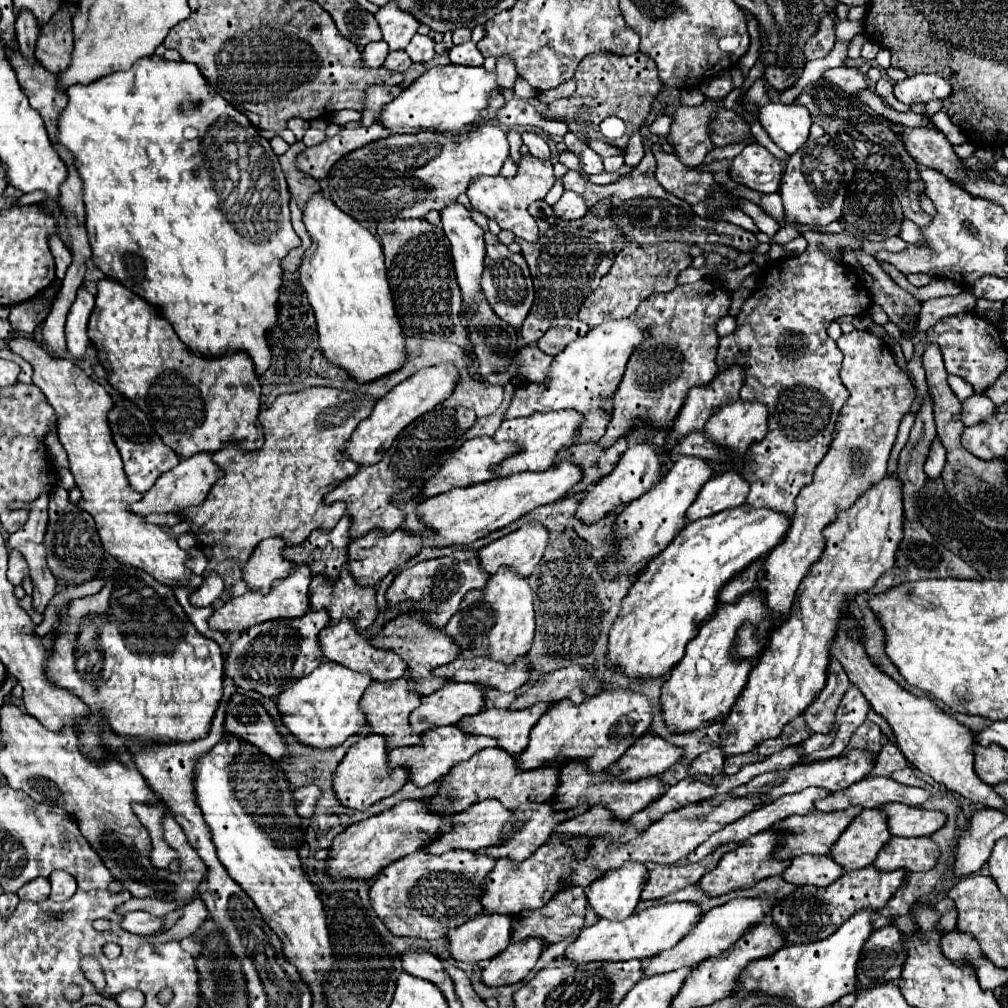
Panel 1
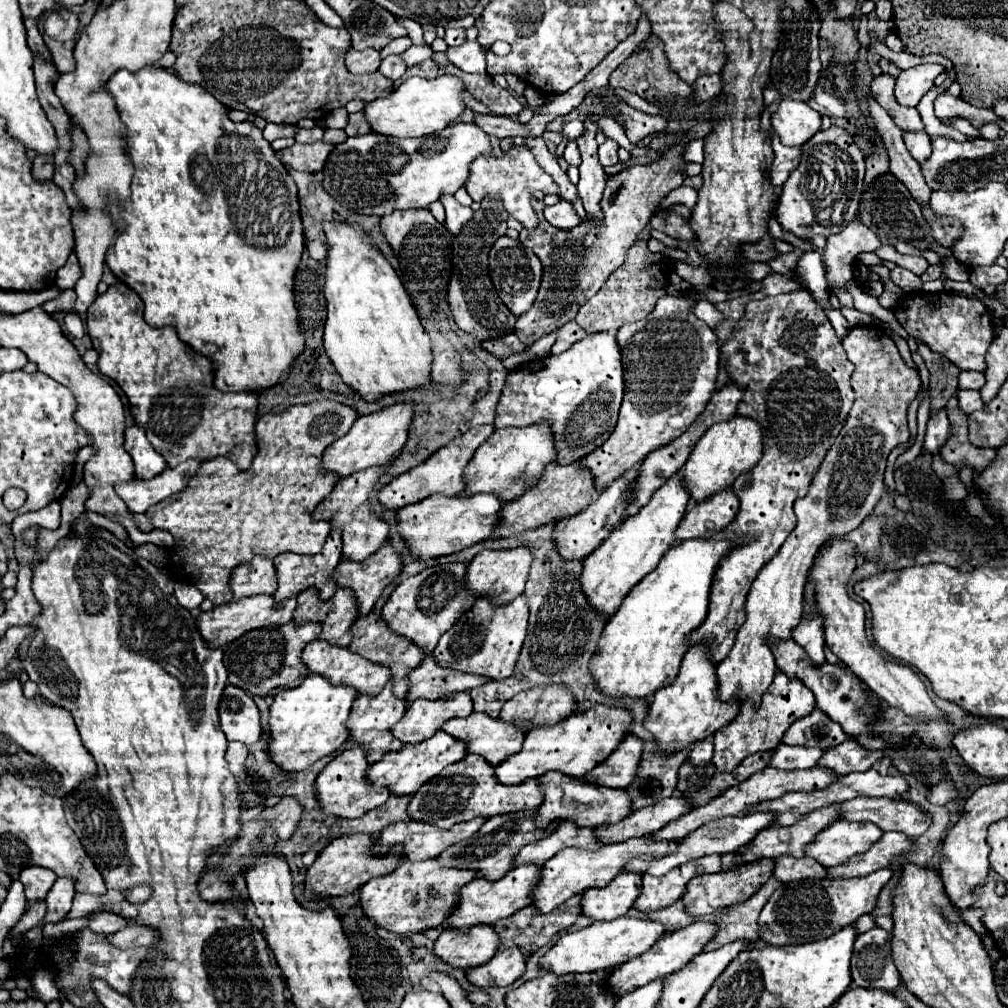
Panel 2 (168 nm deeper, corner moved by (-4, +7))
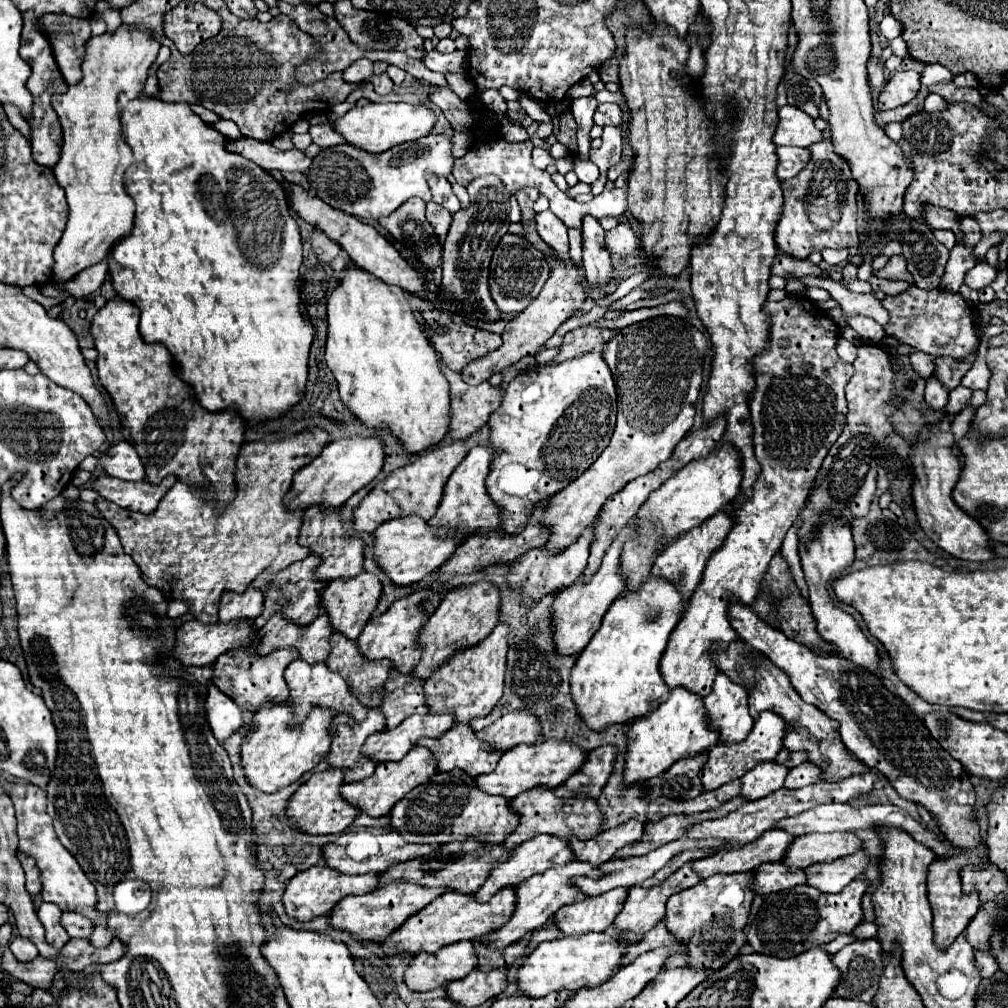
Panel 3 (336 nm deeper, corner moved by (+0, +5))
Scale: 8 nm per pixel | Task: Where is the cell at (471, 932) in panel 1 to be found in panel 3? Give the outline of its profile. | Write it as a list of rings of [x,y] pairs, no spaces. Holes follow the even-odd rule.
[[[459,941],[439,949],[437,953],[419,953],[405,971],[405,985],[411,991],[433,991],[451,981],[463,979],[475,969],[475,953],[471,941]]]

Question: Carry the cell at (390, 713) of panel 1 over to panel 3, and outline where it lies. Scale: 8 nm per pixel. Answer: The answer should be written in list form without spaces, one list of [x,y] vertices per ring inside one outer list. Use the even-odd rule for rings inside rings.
[[[369,709],[363,723],[349,723],[349,721],[351,721],[349,717],[335,715],[335,719],[331,721],[331,735],[333,735],[331,751],[325,757],[325,761],[331,767],[345,769],[343,783],[363,781],[373,775],[375,763],[361,755],[361,745],[369,735],[385,727],[383,713],[379,713],[377,709]]]

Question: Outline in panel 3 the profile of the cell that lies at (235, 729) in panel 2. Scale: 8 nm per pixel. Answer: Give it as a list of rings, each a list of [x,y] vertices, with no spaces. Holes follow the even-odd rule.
[[[213,683],[207,687],[205,713],[217,741],[225,741],[241,727],[241,709]]]

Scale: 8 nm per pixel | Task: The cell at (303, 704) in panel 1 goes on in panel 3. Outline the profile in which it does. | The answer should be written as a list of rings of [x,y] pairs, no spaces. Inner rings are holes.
[[[287,703],[255,711],[249,725],[249,735],[241,745],[241,767],[245,779],[249,785],[263,793],[277,793],[283,787],[299,781],[303,773],[311,771],[329,753],[329,723],[335,717],[329,709],[311,709],[307,719],[299,727],[289,727],[291,717],[291,707]]]

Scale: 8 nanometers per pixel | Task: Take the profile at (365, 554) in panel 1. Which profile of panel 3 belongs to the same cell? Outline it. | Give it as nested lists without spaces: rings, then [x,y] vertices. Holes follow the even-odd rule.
[[[363,571],[361,575],[357,575],[353,579],[335,579],[335,581],[331,581],[321,591],[319,597],[321,597],[321,607],[325,609],[331,627],[337,633],[345,635],[347,639],[353,639],[355,641],[359,637],[359,633],[363,631],[365,623],[369,621],[371,613],[377,607],[377,601],[381,597],[381,583],[379,583],[379,579],[373,573],[365,573]]]

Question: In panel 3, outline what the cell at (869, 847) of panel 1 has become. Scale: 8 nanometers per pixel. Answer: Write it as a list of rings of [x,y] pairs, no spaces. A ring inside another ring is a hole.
[[[813,833],[801,835],[791,841],[785,851],[783,863],[793,869],[807,869],[813,863],[831,863],[839,857],[851,855],[861,847],[857,835],[843,833]]]

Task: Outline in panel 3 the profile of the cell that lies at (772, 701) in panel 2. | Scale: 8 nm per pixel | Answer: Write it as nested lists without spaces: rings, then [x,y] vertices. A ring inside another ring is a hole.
[[[763,711],[761,717],[755,721],[749,737],[741,743],[731,743],[731,745],[715,745],[709,751],[709,761],[703,769],[703,773],[699,773],[699,779],[703,783],[705,791],[713,791],[733,779],[743,777],[747,771],[751,771],[753,767],[757,767],[759,763],[765,761],[773,761],[777,757],[777,753],[783,747],[783,733],[785,733],[785,721],[769,711]]]

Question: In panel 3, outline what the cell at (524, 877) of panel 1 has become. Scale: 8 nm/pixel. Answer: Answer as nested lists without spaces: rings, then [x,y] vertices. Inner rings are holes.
[[[503,889],[495,893],[487,903],[477,903],[473,895],[447,891],[441,897],[437,897],[431,905],[421,909],[421,913],[415,913],[411,919],[407,919],[395,933],[385,937],[381,941],[381,949],[387,957],[399,953],[409,953],[409,955],[435,953],[445,945],[465,941],[465,939],[473,941],[483,937],[485,933],[503,927],[511,919],[513,909],[515,909],[515,889]]]

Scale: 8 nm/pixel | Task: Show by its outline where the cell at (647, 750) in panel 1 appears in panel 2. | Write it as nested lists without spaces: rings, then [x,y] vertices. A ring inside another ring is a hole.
[[[627,735],[627,739],[623,739],[623,743],[615,749],[615,753],[611,753],[583,779],[591,783],[603,783],[607,787],[627,787],[635,781],[641,755],[643,755],[643,739],[639,739],[637,735]]]

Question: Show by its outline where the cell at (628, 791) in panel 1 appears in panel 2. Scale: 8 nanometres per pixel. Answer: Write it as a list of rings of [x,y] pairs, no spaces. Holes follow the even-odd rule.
[[[547,771],[545,775],[539,777],[539,783],[545,793],[545,801],[537,809],[537,819],[535,819],[539,827],[547,827],[555,819],[571,819],[579,827],[599,827],[599,825],[619,823],[631,811],[631,793],[627,789],[611,789],[603,785],[585,783],[583,779],[575,779],[559,771]]]

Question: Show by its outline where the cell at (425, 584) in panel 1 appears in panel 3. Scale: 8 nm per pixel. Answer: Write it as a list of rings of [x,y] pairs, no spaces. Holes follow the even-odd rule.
[[[423,589],[417,591],[405,599],[395,601],[387,613],[371,619],[365,629],[361,631],[357,645],[359,651],[369,659],[369,661],[379,661],[379,659],[389,659],[393,663],[393,669],[397,669],[399,673],[411,673],[413,667],[417,665],[419,657],[421,657],[421,647],[417,643],[417,633],[421,629],[421,625],[427,621],[429,615],[435,613],[435,609],[441,603],[441,595],[431,591],[431,589]]]

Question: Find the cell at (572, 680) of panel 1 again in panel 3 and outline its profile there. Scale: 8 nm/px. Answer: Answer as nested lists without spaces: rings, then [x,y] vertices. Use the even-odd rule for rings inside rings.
[[[529,711],[507,713],[493,725],[479,731],[477,737],[499,751],[509,751],[521,743],[535,745],[541,741],[539,719]]]

